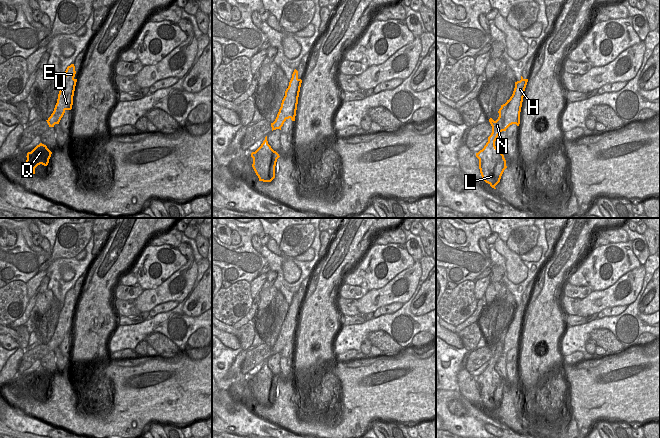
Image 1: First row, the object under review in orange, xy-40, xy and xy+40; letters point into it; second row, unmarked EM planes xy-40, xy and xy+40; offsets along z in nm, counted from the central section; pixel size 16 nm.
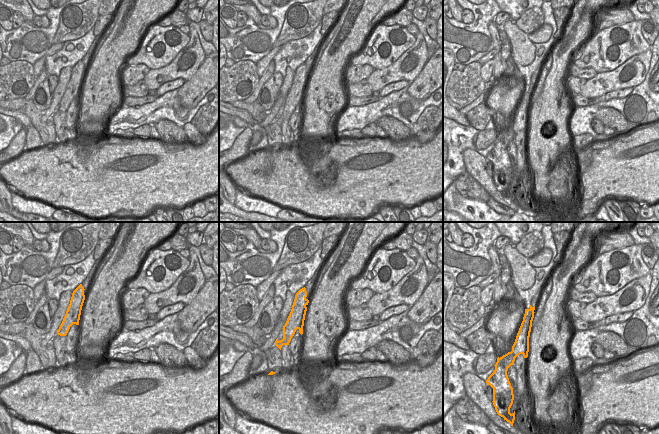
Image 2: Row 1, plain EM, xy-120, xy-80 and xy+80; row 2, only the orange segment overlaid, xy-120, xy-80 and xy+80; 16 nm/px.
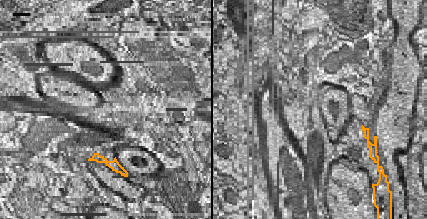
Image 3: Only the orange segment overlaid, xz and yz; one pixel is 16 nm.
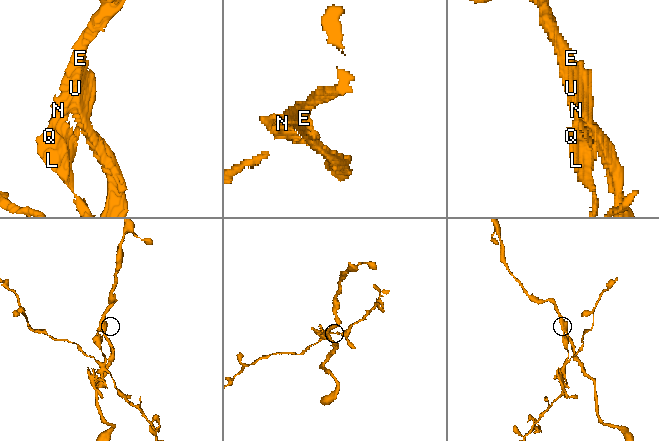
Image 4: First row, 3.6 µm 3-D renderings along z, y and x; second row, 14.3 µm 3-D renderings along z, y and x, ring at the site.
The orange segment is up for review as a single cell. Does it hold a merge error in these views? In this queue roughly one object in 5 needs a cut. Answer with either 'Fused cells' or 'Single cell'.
Fused cells

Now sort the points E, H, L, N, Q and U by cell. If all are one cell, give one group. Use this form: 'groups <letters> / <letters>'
groups E H U / L N Q

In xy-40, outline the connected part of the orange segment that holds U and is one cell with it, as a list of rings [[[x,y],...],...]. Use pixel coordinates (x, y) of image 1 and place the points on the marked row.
[[[71,64],[65,71],[62,86],[60,88],[57,103],[51,116],[46,120],[49,127],[59,124],[66,110],[71,110],[73,105],[73,96],[77,79],[75,79],[75,66]]]

